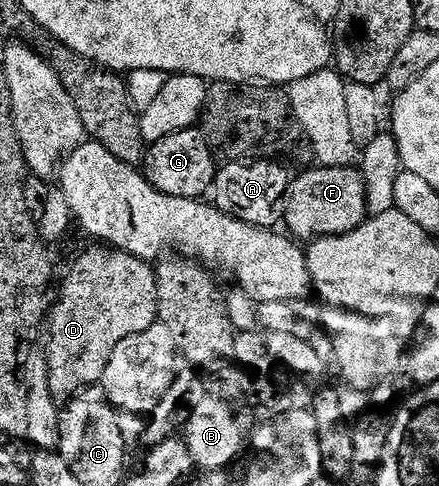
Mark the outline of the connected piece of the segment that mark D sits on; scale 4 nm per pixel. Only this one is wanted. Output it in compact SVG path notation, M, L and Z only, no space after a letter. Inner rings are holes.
M93 246L89 248L69 268L65 281L61 284L61 293L52 305L47 316L47 332L49 341L43 345L47 370L50 378L50 393L58 402L68 402L78 392L100 385L105 378L107 362L111 362L111 354L123 338L131 338L131 334L143 334L151 325L158 323L157 307L157 274L154 265L148 260L140 260L118 248Z

